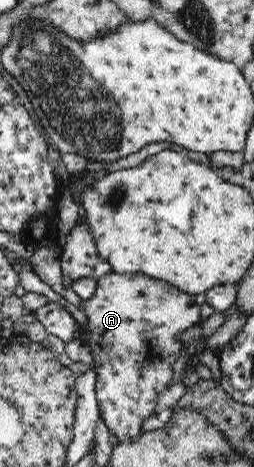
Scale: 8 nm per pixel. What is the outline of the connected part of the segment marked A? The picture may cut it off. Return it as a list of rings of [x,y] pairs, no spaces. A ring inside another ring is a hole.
[[[113,271],[99,278],[95,293],[83,301],[81,310],[87,316],[86,329],[89,330],[87,345],[91,347],[96,361],[89,367],[97,376],[96,396],[100,416],[107,425],[108,431],[118,437],[119,443],[137,439],[143,422],[151,415],[155,415],[159,393],[173,385],[173,371],[167,371],[167,364],[163,365],[163,362],[165,360],[173,367],[175,360],[184,352],[186,347],[179,339],[189,327],[201,324],[203,320],[200,309],[201,306],[195,302],[194,296],[165,281],[141,273],[119,274]]]

